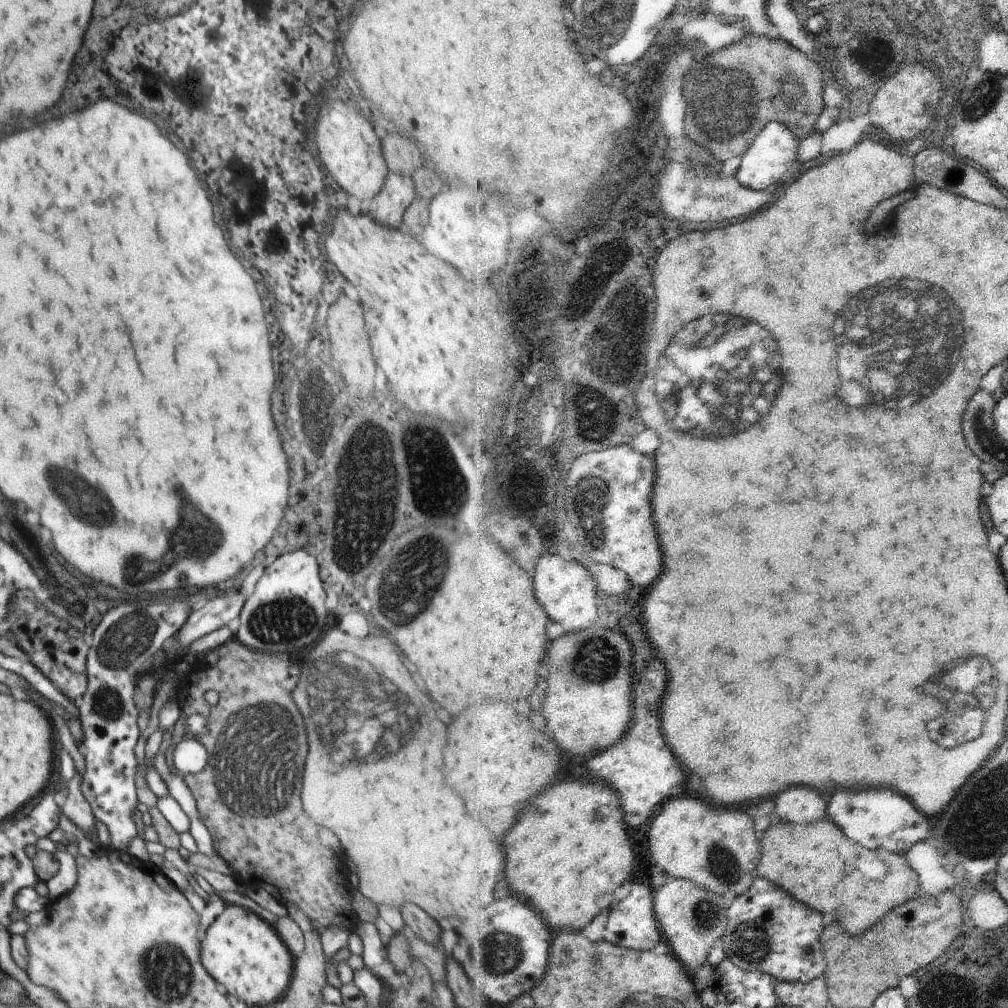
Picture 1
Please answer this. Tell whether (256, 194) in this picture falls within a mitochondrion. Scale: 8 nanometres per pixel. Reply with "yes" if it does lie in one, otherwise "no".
no

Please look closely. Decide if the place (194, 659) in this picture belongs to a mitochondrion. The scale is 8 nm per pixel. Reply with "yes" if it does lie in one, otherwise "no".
no

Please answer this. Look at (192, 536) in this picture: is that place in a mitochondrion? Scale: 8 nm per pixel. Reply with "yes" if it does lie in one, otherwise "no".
yes

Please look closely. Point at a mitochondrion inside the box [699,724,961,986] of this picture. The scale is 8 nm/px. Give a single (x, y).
(751, 942)

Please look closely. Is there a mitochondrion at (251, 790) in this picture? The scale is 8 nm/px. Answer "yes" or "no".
yes

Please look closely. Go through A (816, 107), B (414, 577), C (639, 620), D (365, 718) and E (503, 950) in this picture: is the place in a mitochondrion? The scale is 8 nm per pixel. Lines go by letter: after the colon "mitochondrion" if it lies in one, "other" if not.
A: other
B: mitochondrion
C: other
D: mitochondrion
E: mitochondrion

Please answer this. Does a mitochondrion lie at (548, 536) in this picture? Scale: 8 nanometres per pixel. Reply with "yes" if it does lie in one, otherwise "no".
no

